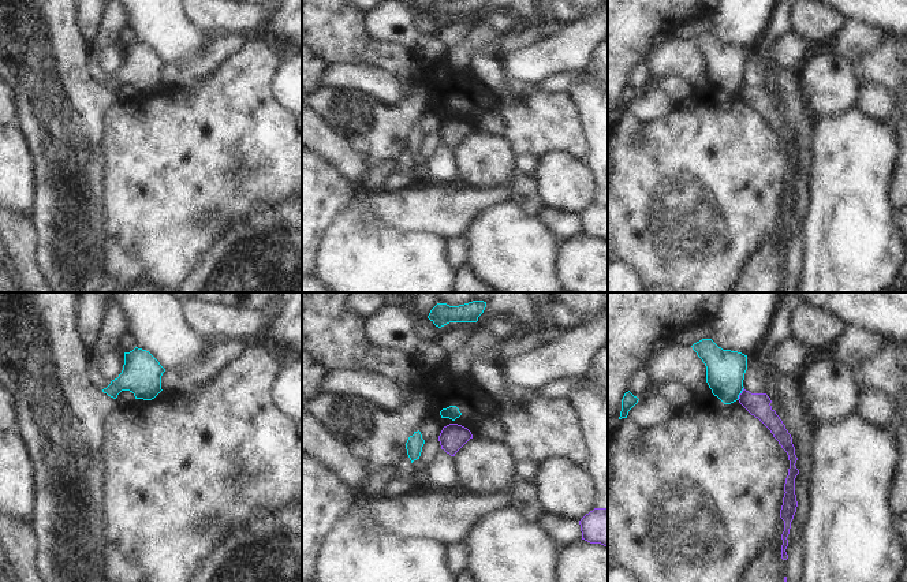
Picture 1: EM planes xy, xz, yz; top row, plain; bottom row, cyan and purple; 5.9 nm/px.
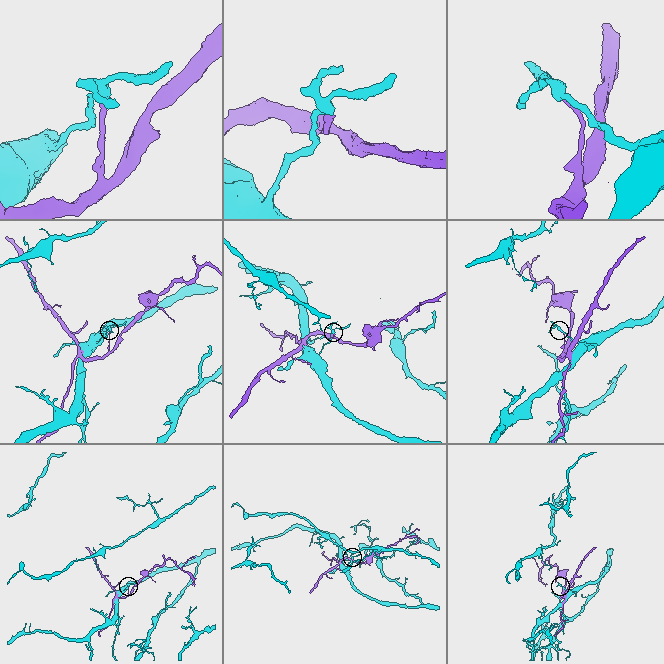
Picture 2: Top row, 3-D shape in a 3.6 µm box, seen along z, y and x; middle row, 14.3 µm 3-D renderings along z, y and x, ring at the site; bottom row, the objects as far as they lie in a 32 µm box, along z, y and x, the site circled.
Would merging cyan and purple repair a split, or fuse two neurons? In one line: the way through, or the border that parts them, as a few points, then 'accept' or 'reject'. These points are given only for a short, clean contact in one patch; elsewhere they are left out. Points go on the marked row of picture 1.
along yz (743, 387), (736, 399) | reject

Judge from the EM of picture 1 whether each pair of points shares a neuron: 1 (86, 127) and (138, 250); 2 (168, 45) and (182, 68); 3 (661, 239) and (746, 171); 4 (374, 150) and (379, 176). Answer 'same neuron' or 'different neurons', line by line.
1: different neurons
2: different neurons
3: same neuron
4: different neurons

